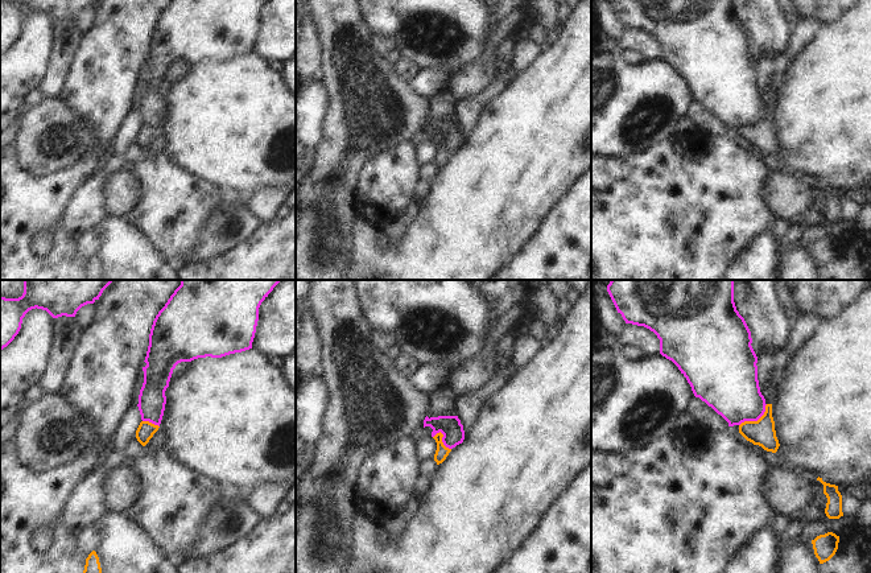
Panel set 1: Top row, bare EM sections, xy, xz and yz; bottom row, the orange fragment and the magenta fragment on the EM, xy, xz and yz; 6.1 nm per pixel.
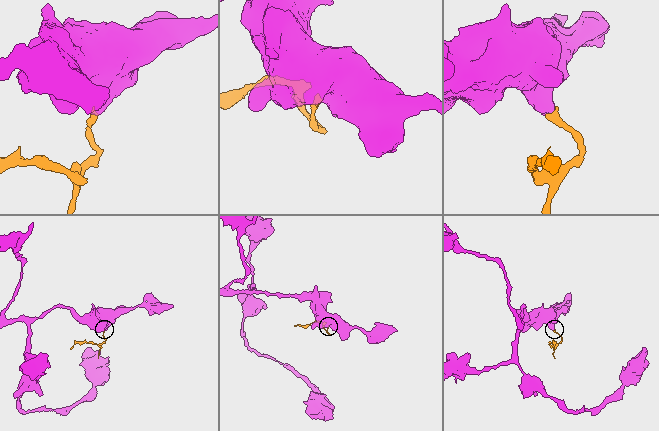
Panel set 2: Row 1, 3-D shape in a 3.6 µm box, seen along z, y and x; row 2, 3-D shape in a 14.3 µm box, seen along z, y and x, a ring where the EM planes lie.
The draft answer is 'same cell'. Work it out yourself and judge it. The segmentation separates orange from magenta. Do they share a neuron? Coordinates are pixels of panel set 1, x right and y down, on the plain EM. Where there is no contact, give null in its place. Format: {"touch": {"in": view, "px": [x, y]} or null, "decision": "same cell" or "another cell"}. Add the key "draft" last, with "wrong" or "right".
{"touch": {"in": "yz", "px": [755, 126]}, "decision": "another cell", "draft": "wrong"}

